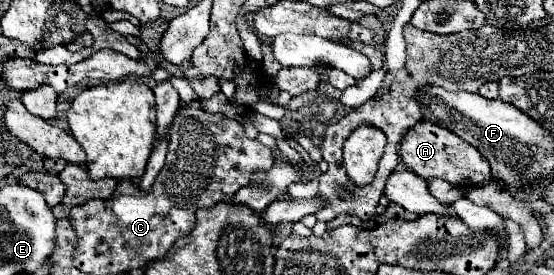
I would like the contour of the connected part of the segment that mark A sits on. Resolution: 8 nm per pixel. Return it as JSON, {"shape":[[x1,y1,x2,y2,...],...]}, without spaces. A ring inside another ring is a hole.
{"shape":[[418,121,414,127,406,131,400,143,400,157,410,171,414,171,418,177,426,181,444,179,456,187,472,187,492,179,490,165,476,147,468,145,464,139,456,137,452,131,428,121]]}

